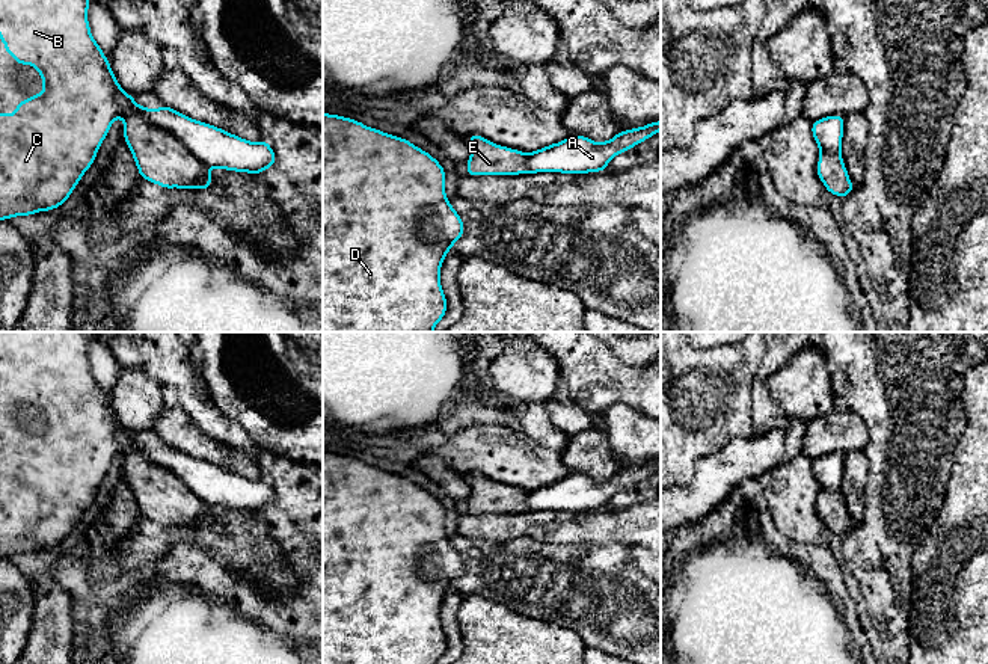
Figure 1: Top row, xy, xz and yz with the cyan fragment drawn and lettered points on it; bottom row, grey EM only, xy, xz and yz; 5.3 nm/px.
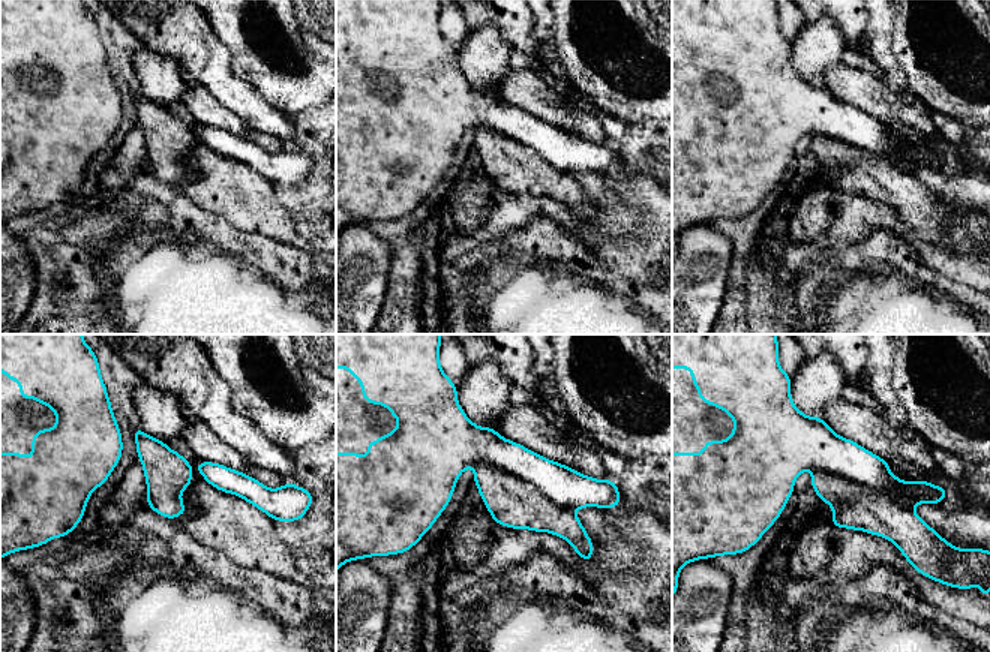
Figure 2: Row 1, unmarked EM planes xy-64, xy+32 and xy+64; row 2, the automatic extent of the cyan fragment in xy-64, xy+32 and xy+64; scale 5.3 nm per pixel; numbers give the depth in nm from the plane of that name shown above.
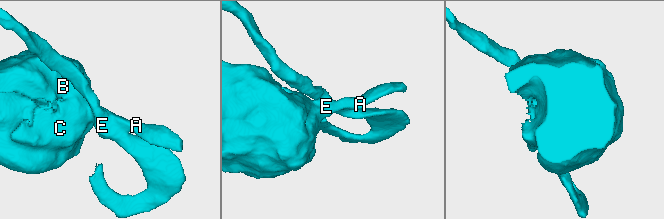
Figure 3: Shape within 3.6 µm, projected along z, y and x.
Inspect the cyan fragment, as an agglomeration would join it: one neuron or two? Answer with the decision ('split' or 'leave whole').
split

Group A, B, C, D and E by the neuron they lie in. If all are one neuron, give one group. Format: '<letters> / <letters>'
A B C D / E

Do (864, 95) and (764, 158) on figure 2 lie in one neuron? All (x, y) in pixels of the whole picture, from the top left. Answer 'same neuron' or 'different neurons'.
different neurons

